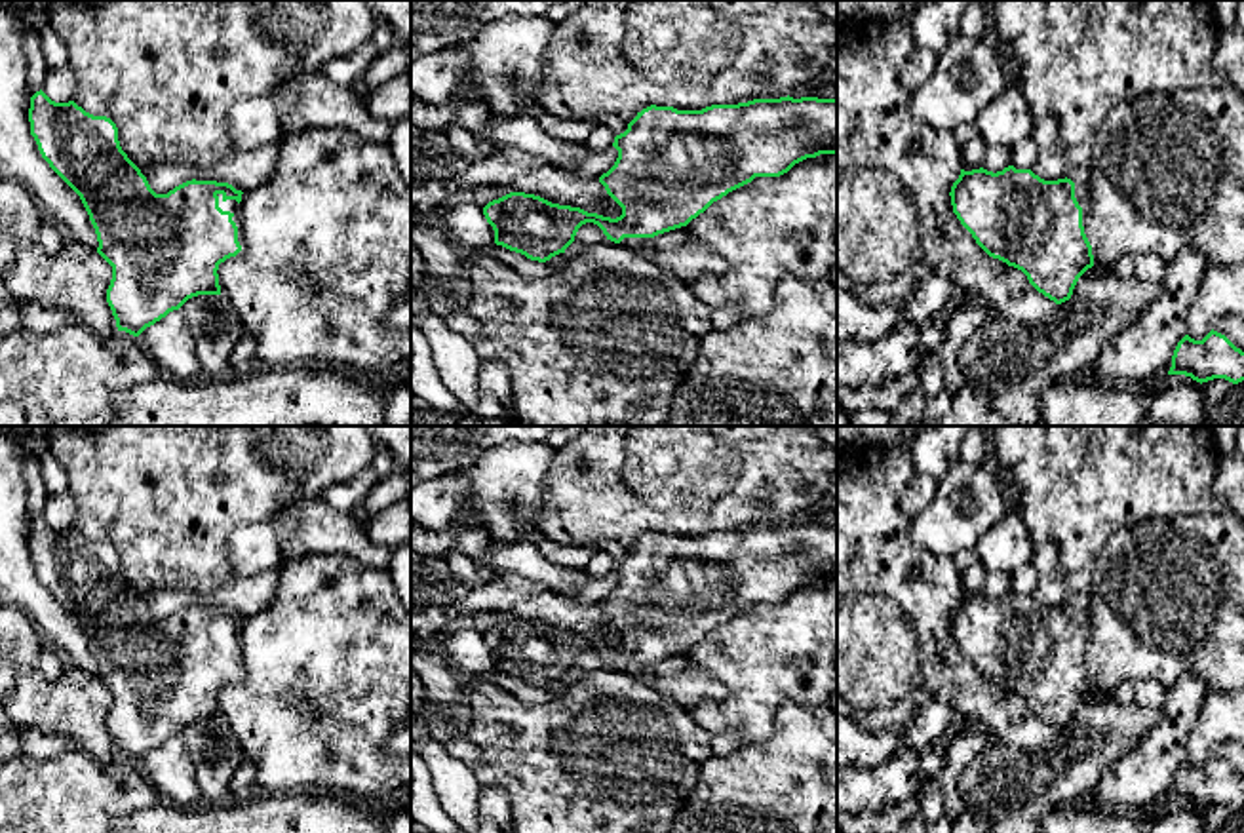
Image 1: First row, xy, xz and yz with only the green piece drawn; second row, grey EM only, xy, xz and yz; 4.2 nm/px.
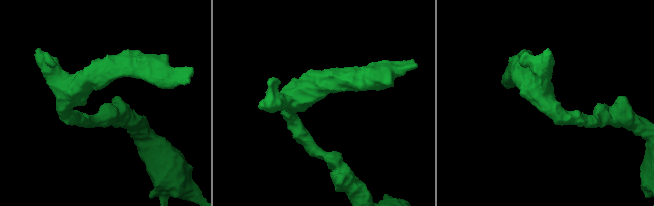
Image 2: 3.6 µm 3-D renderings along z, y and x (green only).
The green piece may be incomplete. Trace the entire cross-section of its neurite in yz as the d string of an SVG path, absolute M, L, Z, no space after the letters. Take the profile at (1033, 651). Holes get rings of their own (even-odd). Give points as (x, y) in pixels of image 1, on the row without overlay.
M1031 595L964 597L951 612L953 639L993 685L1021 696L1029 709L1061 730L1094 692L1086 664L1088 609L1044 607Z

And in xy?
M42 515L30 523L30 561L49 593L80 622L97 660L97 679L112 692L107 728L118 757L139 763L169 738L198 721L221 721L219 690L242 677L242 616L228 609L186 607L167 620L156 620L118 567L118 553L107 542L93 542L74 527L55 529Z

